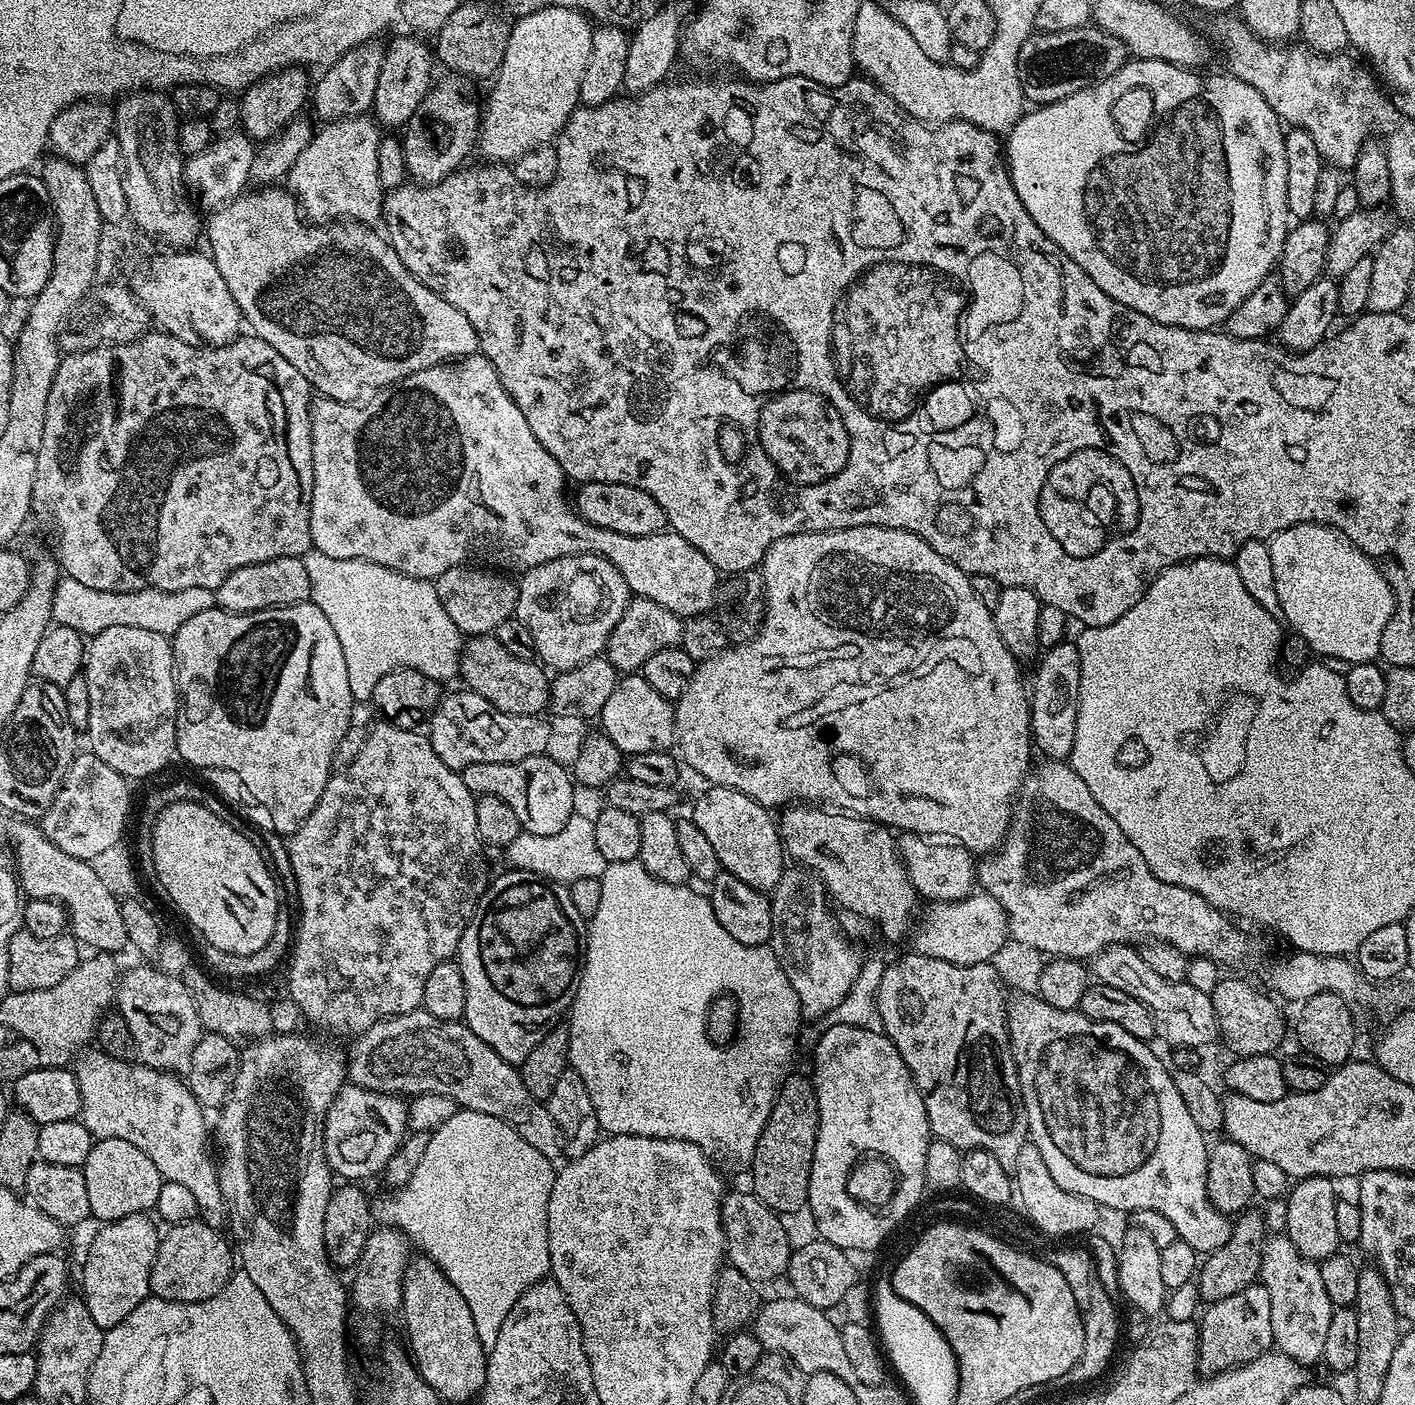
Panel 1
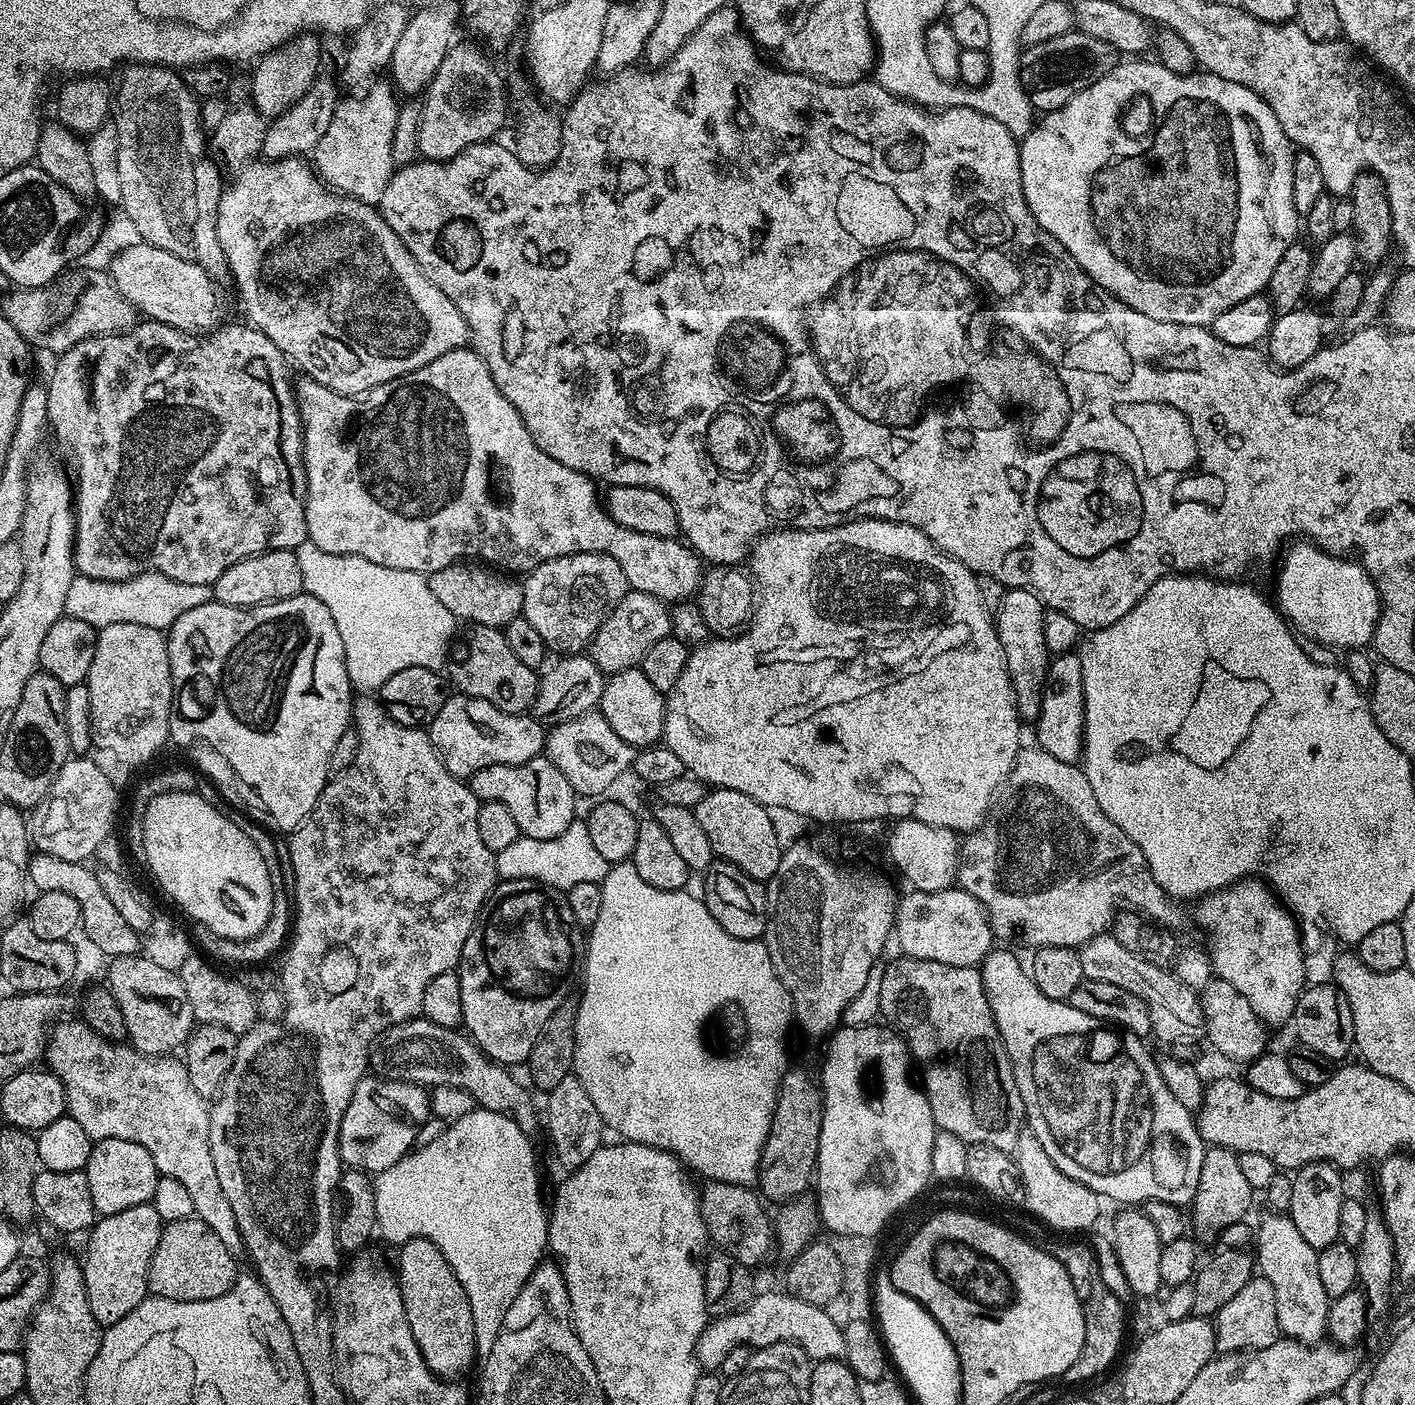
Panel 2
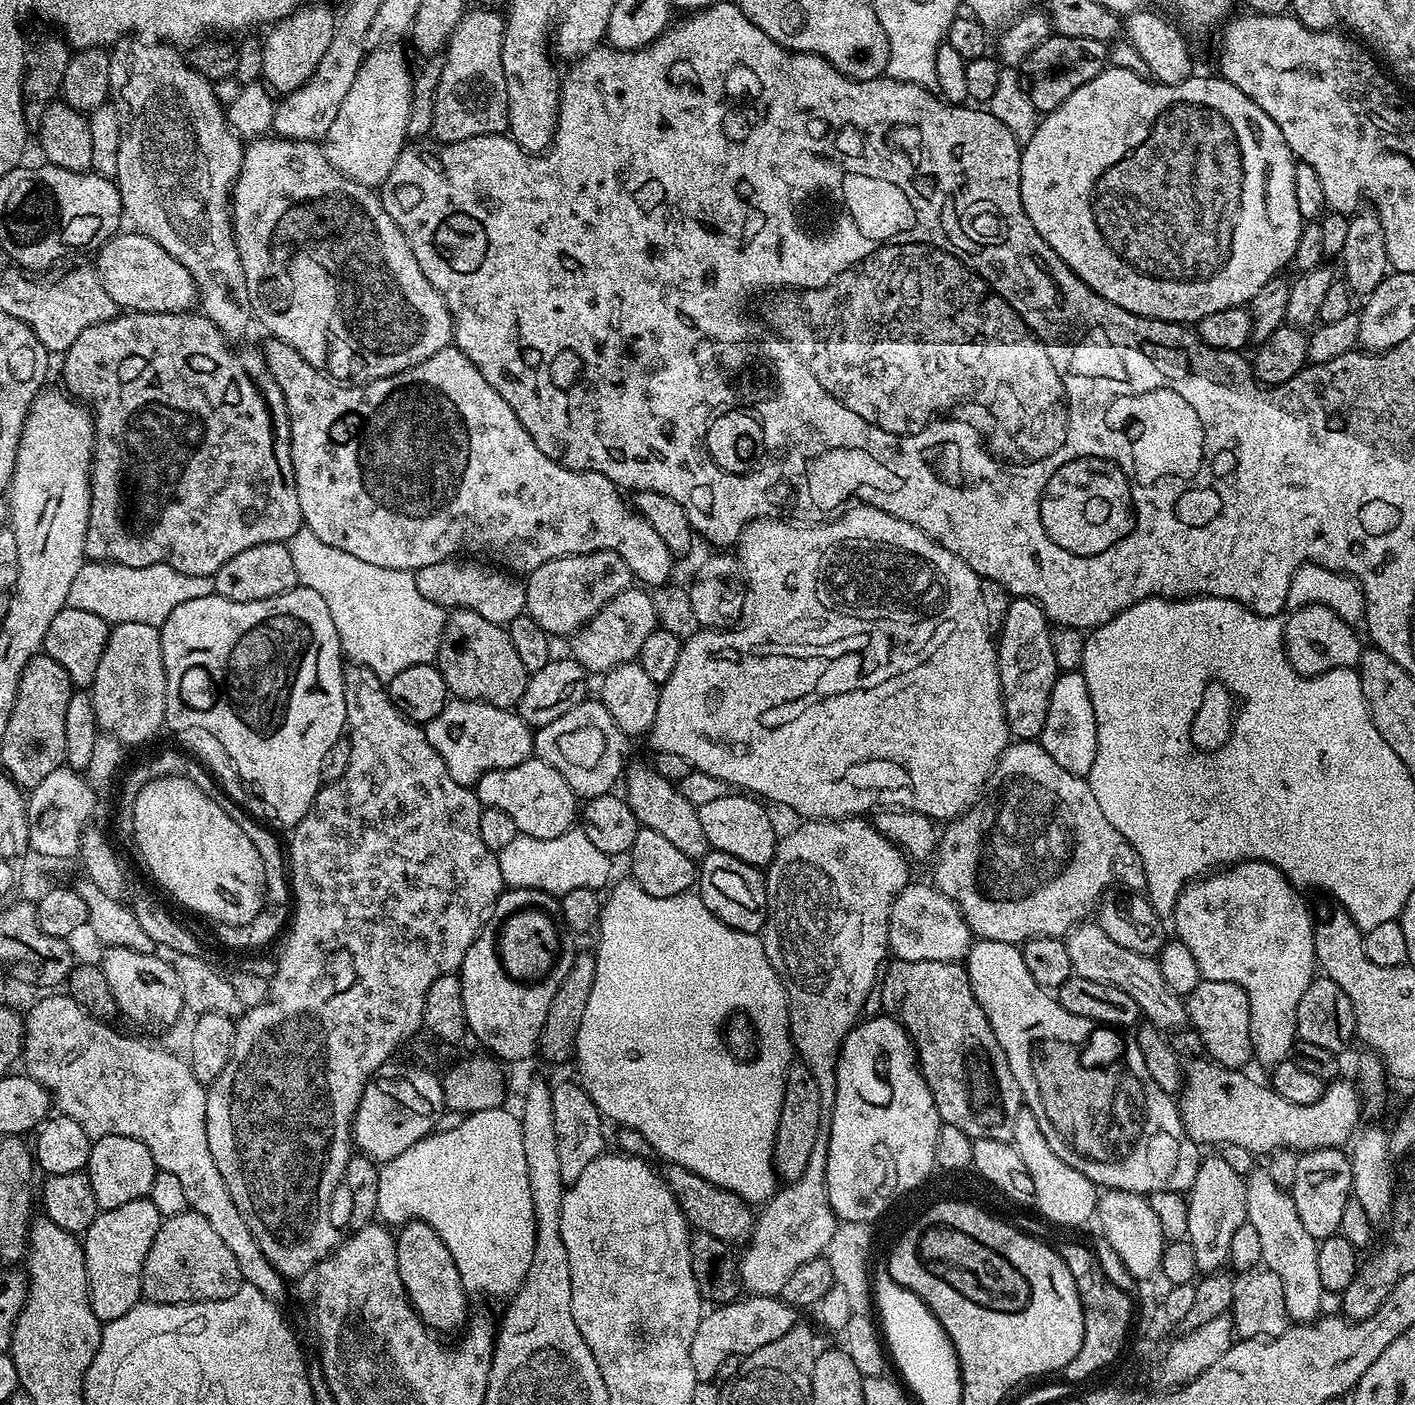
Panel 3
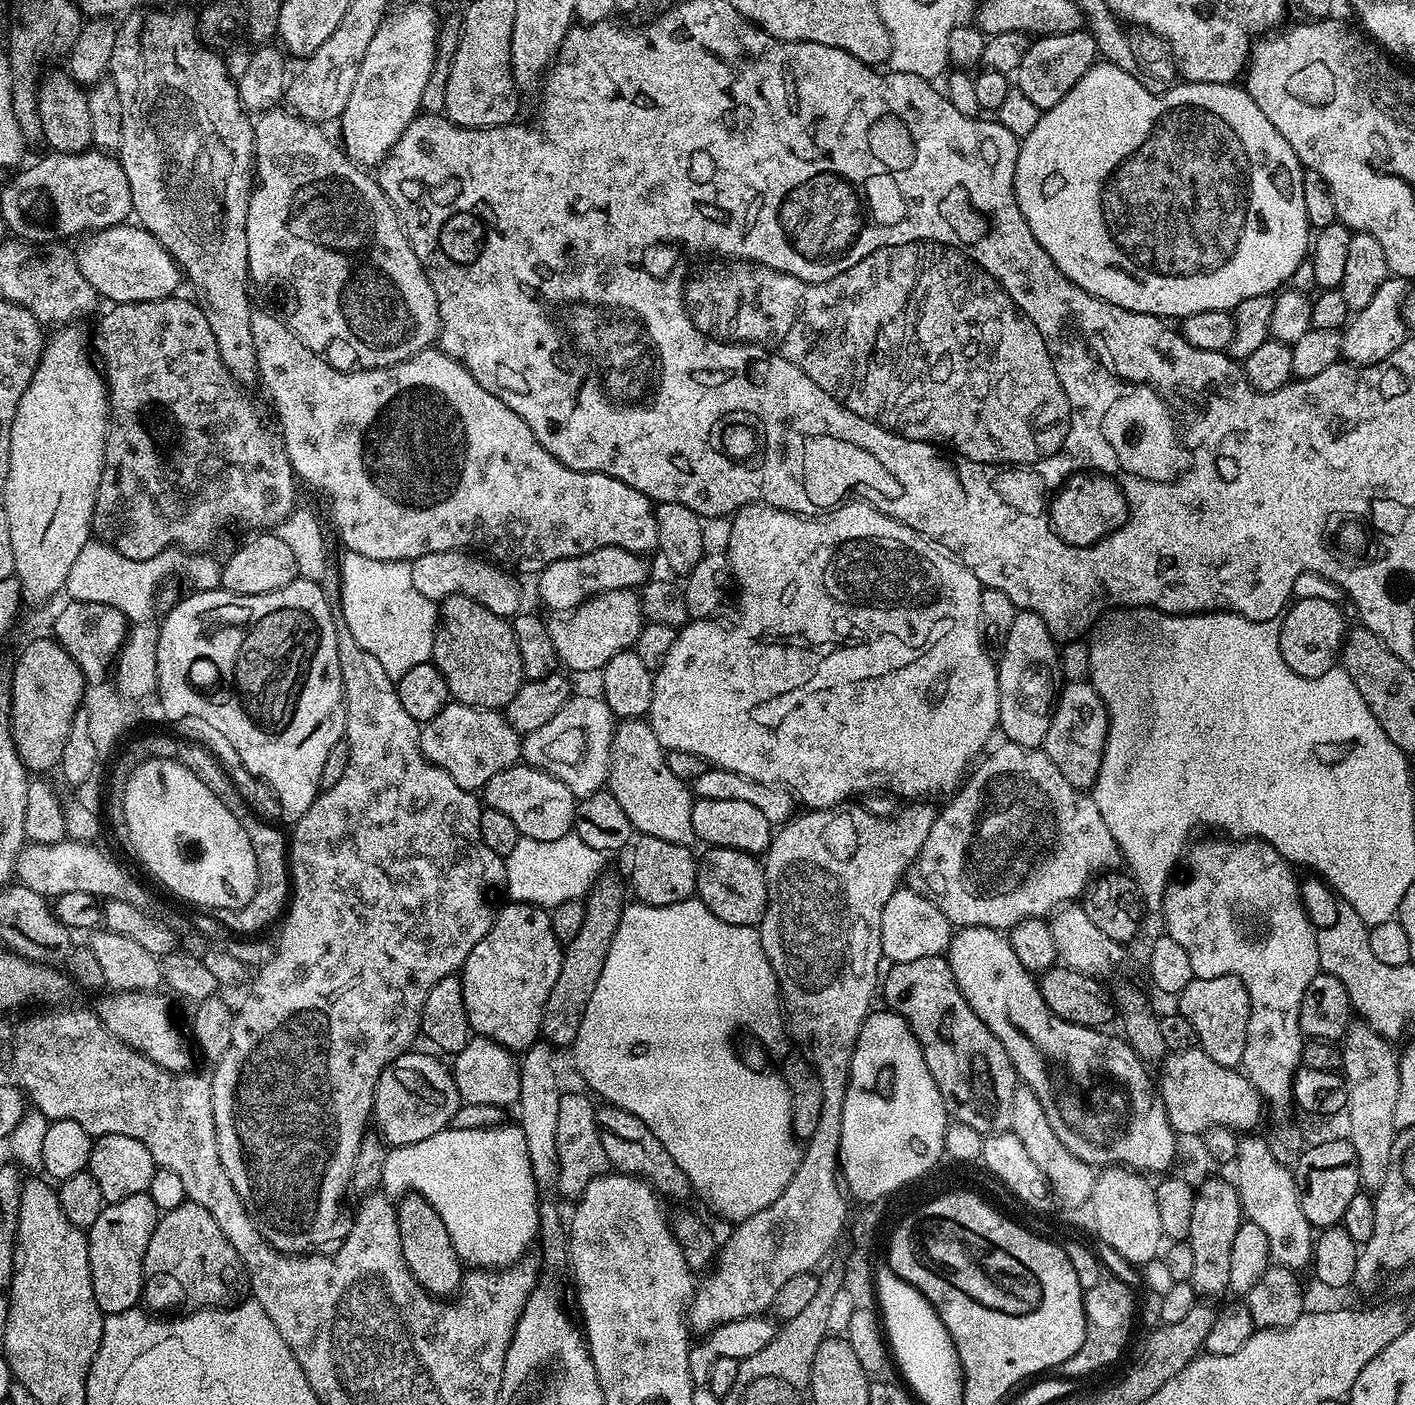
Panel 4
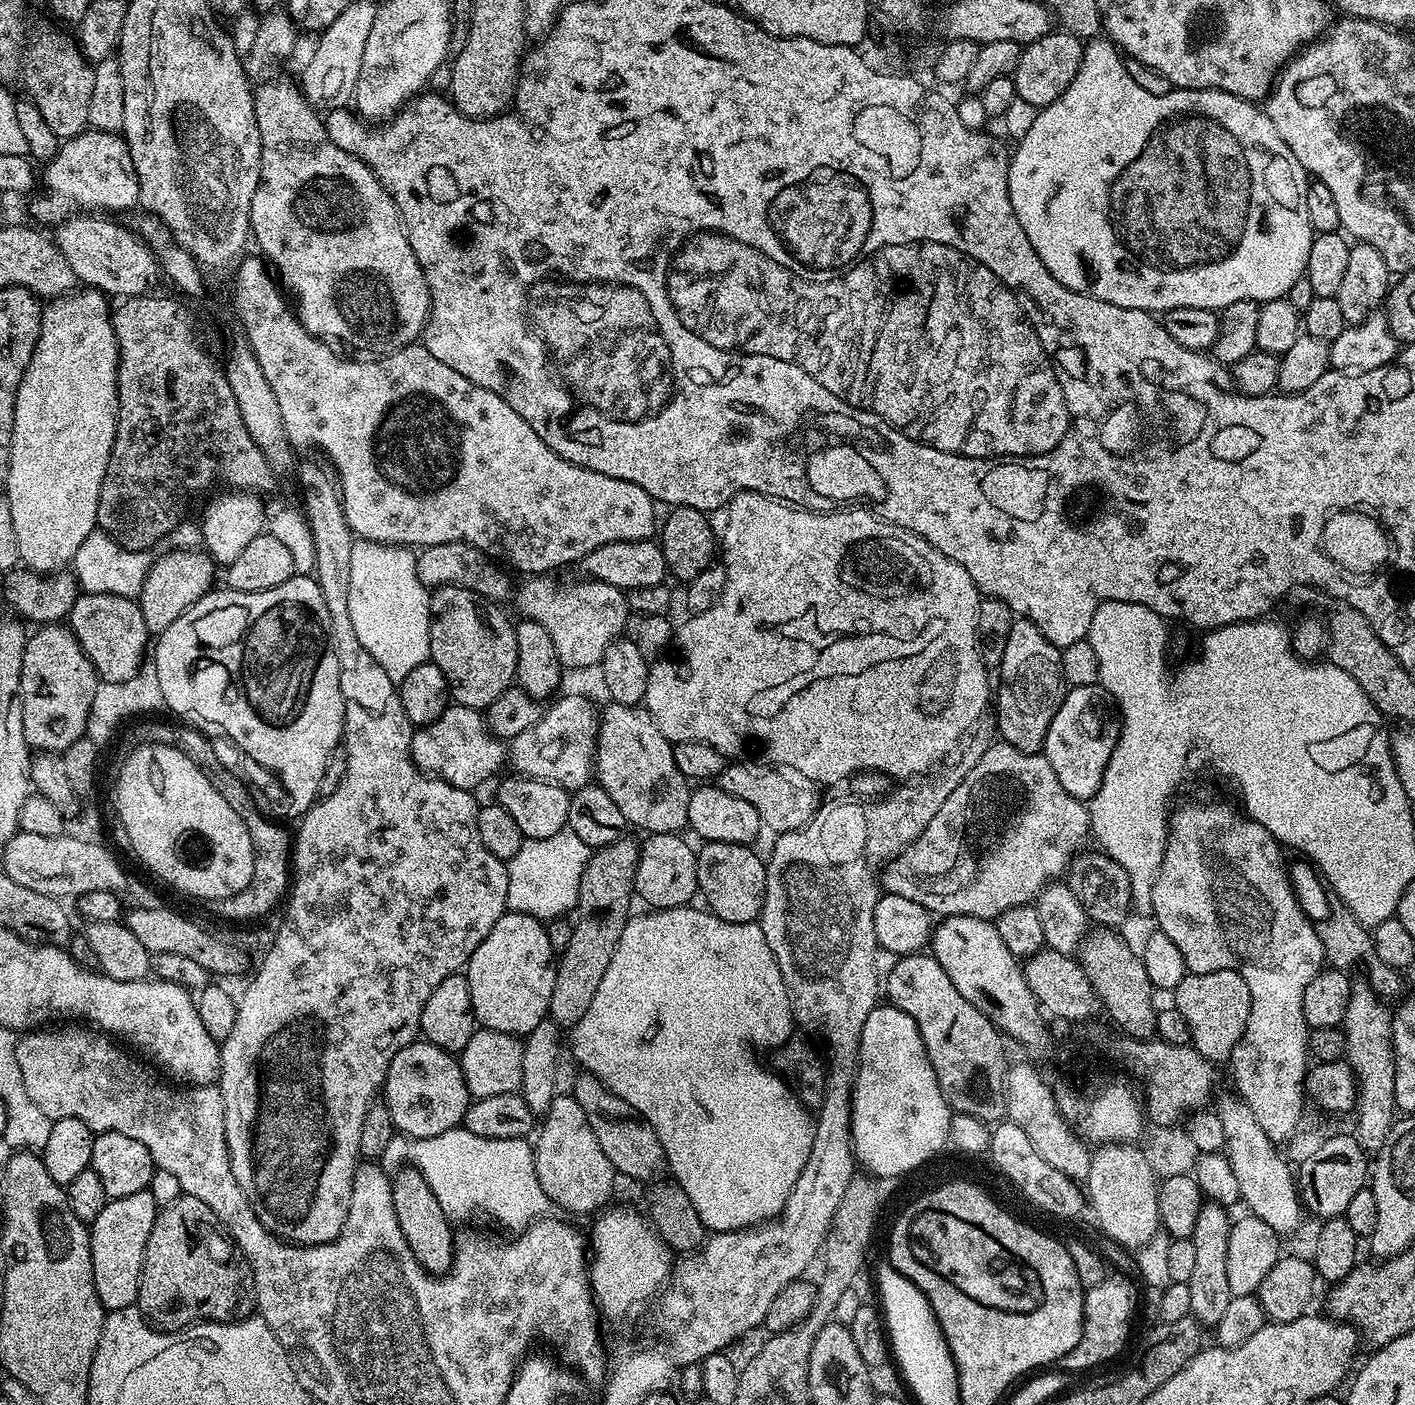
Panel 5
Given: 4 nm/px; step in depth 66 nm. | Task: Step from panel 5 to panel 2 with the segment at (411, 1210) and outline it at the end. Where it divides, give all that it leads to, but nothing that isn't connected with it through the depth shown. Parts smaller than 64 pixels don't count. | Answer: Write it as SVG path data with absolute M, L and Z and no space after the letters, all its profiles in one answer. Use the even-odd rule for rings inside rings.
M410 1239L397 1252L397 1284L419 1352L428 1368L440 1379L457 1379L478 1354L470 1300L442 1252L429 1239Z

